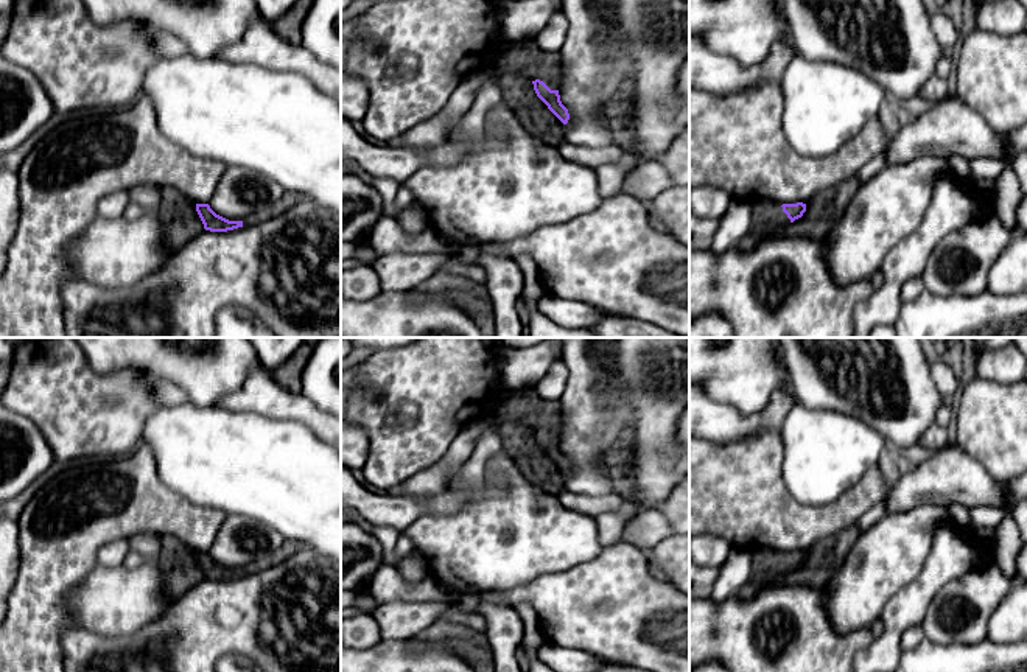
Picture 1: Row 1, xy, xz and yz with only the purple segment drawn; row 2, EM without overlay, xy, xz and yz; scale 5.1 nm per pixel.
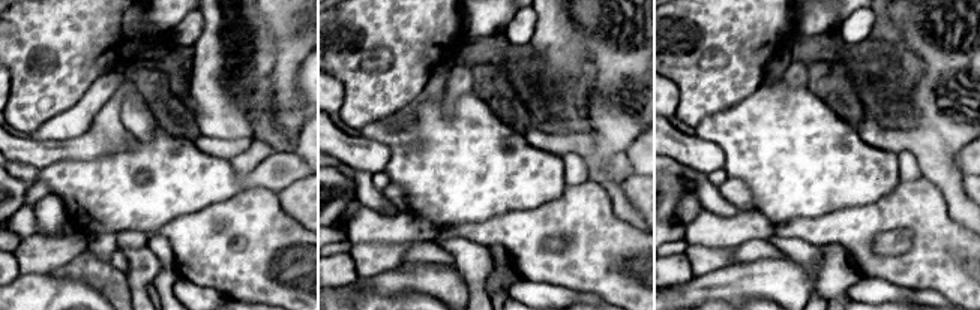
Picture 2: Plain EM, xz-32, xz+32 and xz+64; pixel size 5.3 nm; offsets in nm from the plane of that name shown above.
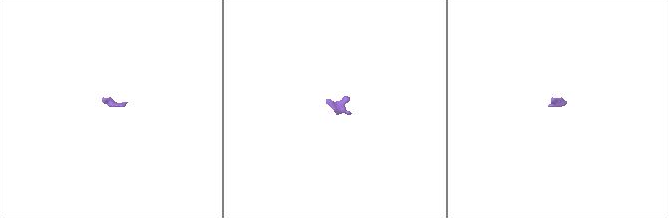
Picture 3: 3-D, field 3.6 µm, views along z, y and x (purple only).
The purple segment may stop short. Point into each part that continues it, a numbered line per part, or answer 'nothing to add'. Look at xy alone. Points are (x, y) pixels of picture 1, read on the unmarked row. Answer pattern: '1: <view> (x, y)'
1: xy (290, 546)

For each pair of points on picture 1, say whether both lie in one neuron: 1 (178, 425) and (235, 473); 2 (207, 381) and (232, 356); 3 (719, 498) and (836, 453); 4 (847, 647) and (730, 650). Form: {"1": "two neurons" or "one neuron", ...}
{"1": "one neuron", "2": "one neuron", "3": "two neurons", "4": "one neuron"}

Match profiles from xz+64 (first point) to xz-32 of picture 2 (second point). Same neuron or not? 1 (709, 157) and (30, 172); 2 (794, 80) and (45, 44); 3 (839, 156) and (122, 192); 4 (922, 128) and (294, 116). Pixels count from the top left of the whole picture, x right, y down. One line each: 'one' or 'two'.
1: two
2: two
3: one
4: one

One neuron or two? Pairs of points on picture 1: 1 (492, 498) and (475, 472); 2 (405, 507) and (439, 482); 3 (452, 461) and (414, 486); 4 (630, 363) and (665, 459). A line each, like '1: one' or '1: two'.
1: two
2: two
3: one
4: one

